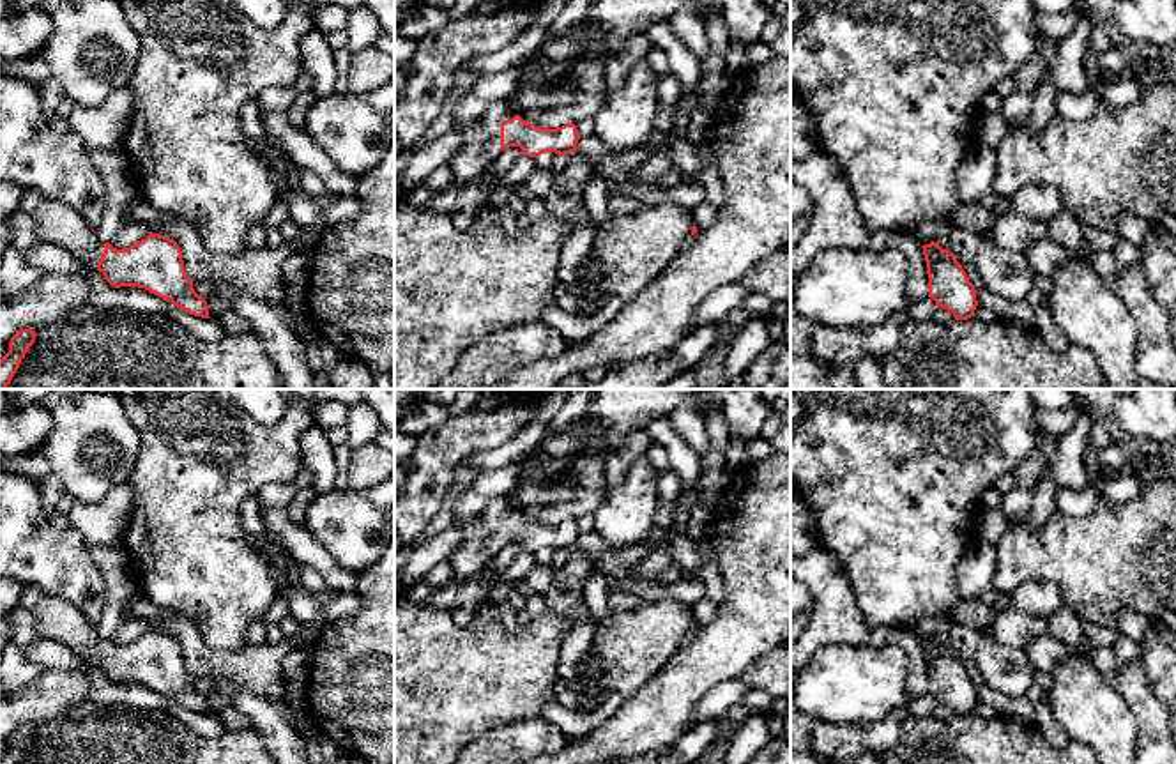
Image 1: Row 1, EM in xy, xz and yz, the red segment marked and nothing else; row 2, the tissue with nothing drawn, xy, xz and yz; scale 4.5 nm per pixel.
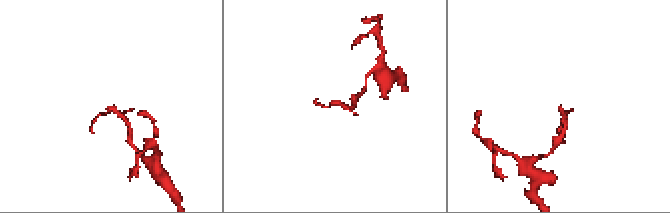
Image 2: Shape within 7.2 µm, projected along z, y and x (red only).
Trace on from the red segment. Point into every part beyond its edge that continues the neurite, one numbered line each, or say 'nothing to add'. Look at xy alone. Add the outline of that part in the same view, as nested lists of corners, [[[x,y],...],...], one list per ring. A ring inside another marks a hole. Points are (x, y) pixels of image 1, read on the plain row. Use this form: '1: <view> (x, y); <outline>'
1: xy (57, 619); [[[44,596],[34,612],[42,638],[58,640],[87,665],[97,667],[104,638],[76,607],[64,600]]]

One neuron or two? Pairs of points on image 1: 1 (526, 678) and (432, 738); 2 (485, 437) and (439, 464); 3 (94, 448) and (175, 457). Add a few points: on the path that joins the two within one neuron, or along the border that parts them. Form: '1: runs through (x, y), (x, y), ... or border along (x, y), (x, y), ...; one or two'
1: runs through (503, 678), (492, 678), (455, 715); one
2: runs through (474, 437), (465, 437), (450, 453); one
3: border along (126, 412), (138, 435), (138, 457), (128, 483); two

